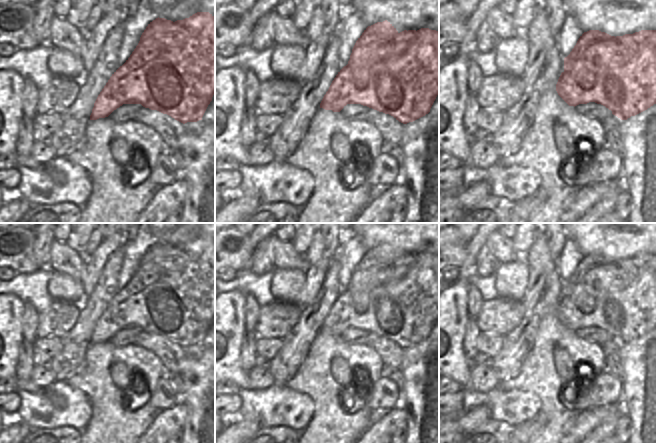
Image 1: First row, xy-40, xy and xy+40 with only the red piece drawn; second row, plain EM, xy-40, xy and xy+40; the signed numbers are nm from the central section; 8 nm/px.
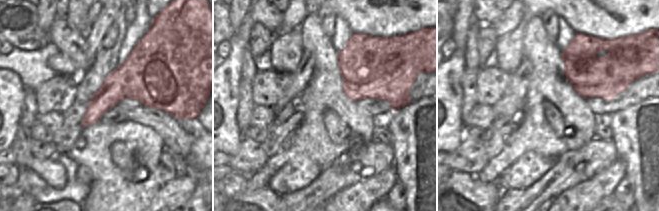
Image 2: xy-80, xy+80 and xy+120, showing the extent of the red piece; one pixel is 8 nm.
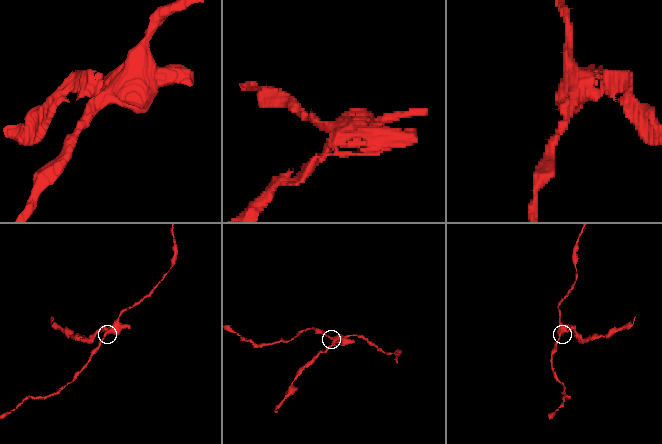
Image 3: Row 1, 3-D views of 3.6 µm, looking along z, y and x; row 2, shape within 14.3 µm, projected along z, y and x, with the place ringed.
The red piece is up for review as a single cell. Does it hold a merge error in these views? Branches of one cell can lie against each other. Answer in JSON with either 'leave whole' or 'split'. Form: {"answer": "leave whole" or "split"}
{"answer": "split"}

